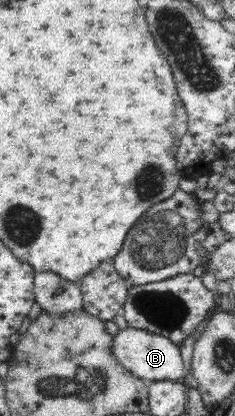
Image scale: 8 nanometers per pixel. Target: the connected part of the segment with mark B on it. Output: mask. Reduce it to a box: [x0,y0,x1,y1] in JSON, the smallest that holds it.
[113,325,189,383]

